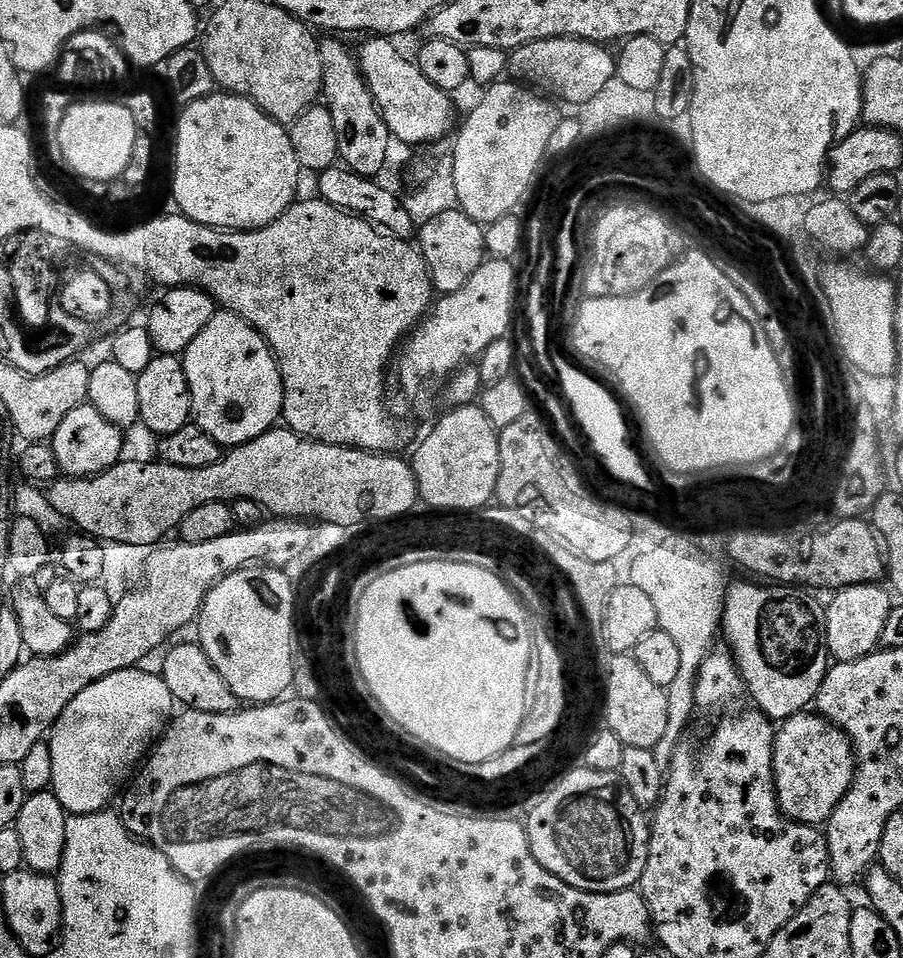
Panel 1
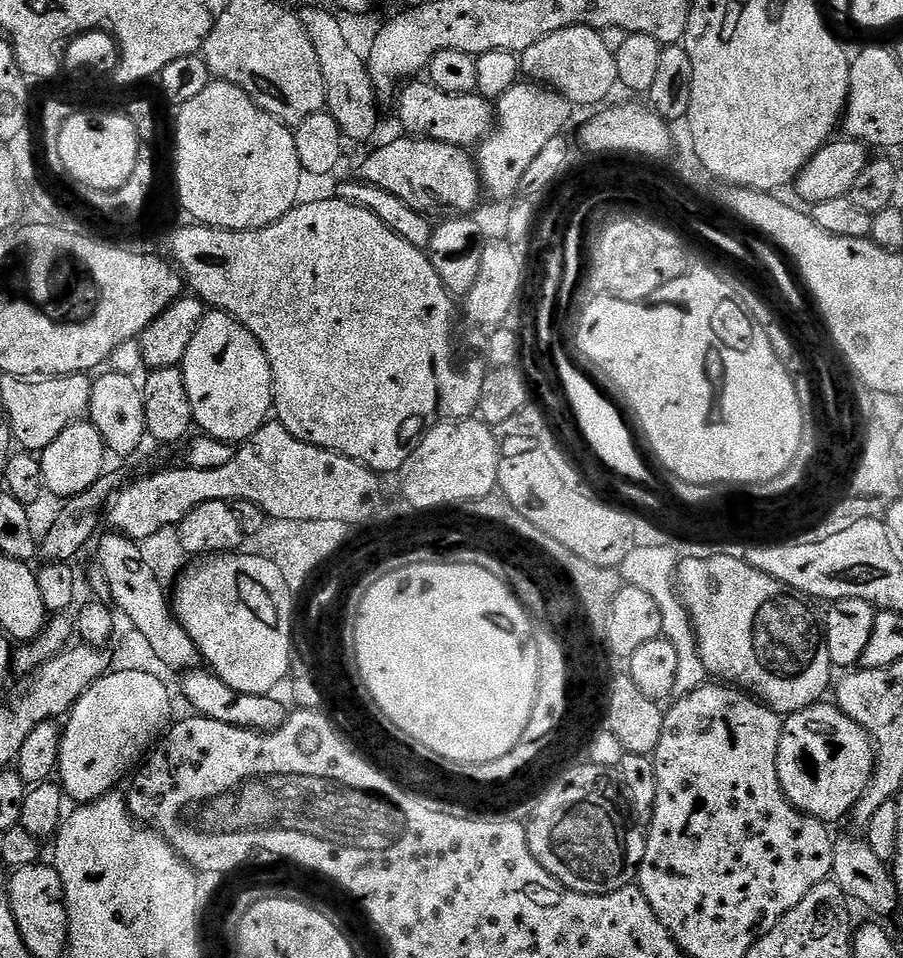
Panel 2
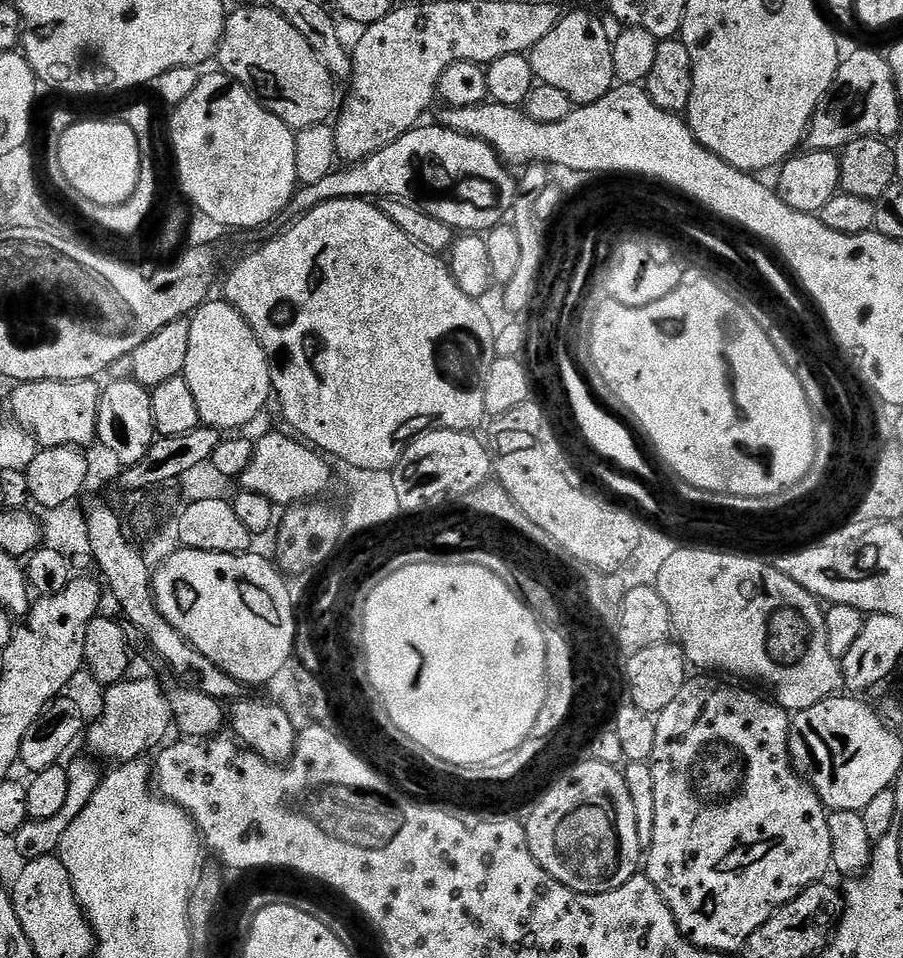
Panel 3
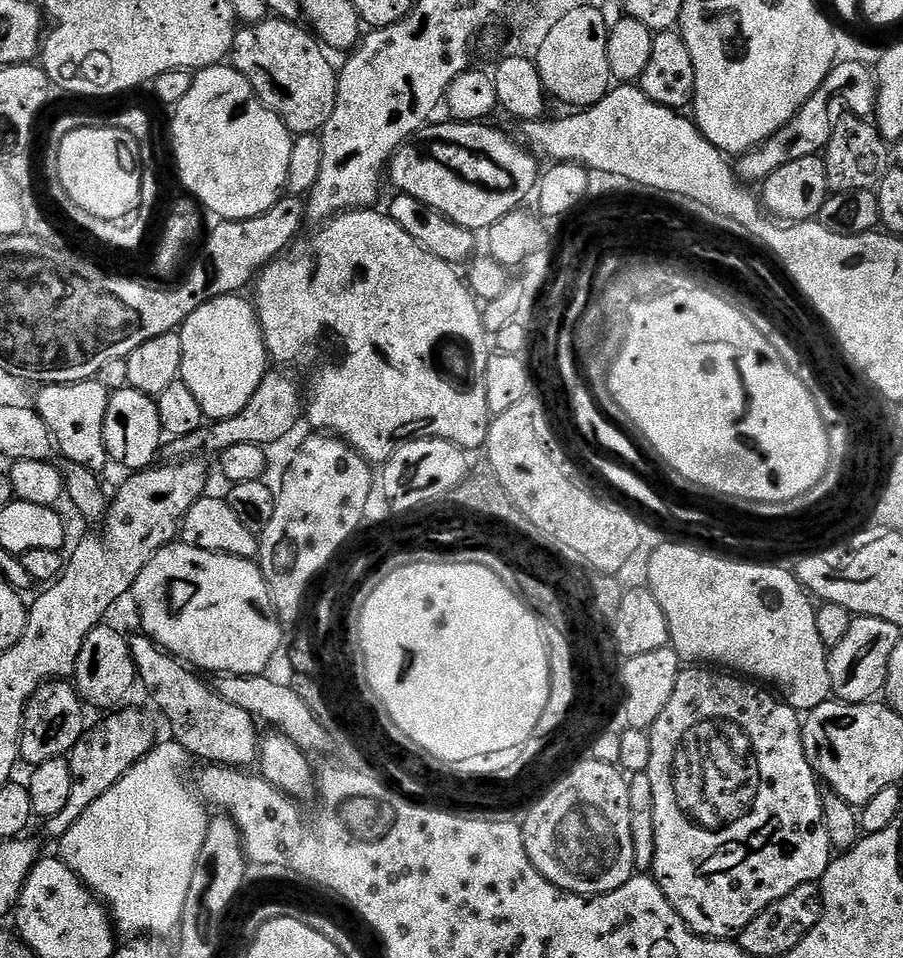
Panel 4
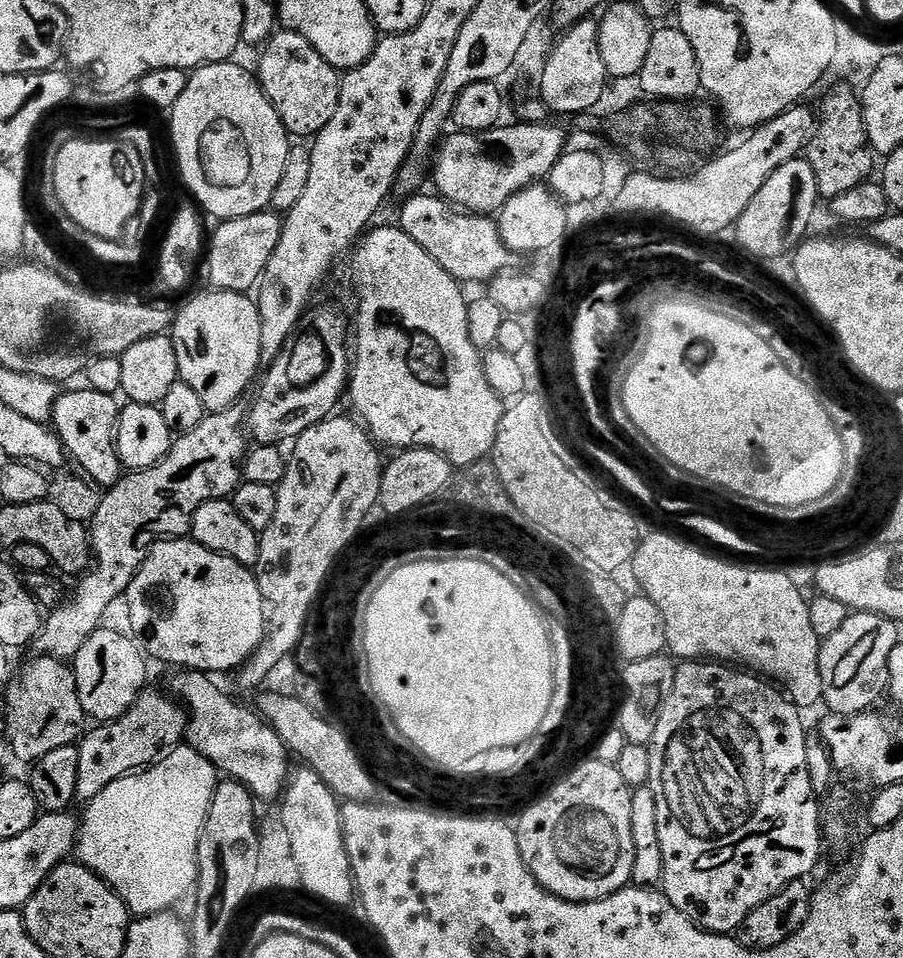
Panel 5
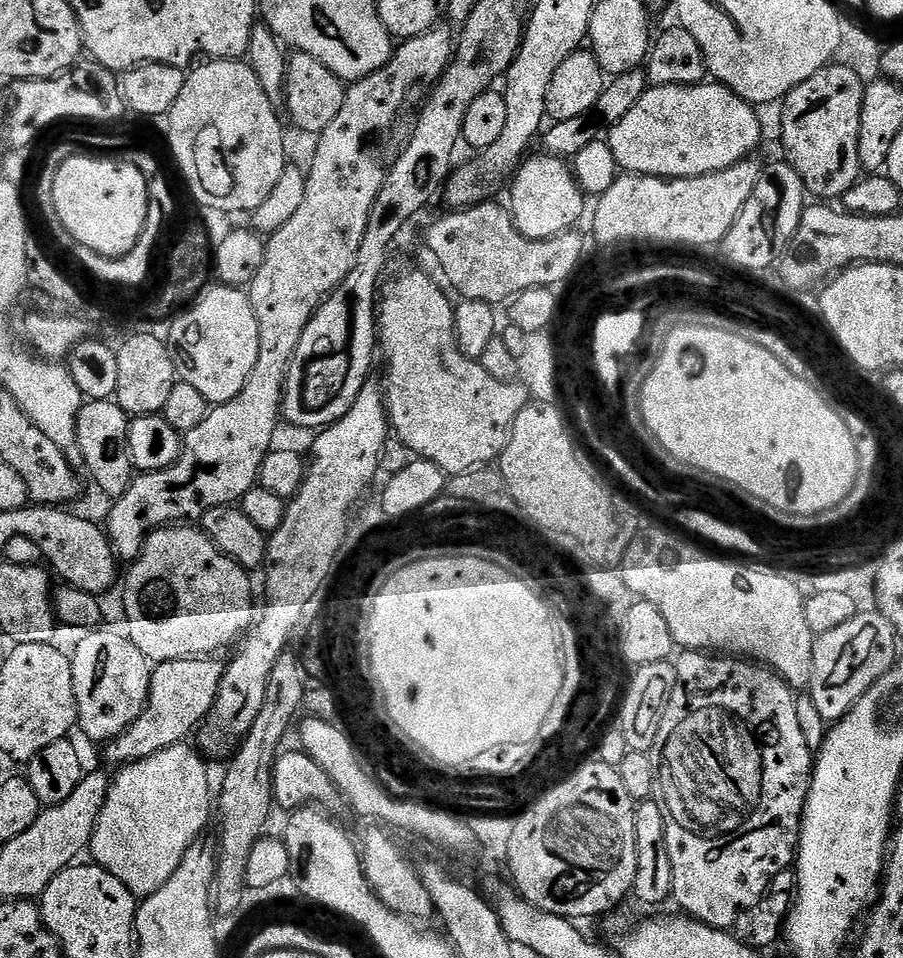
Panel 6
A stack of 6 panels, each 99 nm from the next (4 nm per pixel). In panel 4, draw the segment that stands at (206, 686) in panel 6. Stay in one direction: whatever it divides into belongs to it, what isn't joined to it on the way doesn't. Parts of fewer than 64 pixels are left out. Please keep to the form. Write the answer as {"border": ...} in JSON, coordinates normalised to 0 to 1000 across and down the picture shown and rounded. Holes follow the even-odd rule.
{"border":[[[136,739],[128,741],[134,743],[120,745],[125,747],[117,748],[112,756],[106,756],[103,760],[101,757],[74,790],[80,809],[78,833],[70,846],[64,846],[64,850],[52,853],[51,856],[53,868],[59,875],[71,873],[73,866],[78,866],[78,862],[82,862],[86,854],[91,854],[95,841],[100,841],[100,837],[109,837],[109,833],[113,833],[113,829],[117,829],[117,825],[122,825],[122,820],[126,820],[126,816],[141,808],[174,776],[173,756],[168,753],[167,745],[155,739]]]}

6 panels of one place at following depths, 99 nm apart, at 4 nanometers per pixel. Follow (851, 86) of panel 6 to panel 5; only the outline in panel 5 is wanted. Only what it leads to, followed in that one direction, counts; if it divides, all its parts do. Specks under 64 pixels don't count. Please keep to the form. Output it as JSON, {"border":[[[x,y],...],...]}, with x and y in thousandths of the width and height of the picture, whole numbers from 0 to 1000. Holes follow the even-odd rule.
{"border":[[[944,94],[921,96],[913,104],[908,117],[906,113],[906,133],[893,153],[893,166],[904,183],[906,198],[914,210],[946,198],[946,194],[958,191],[966,180],[968,160],[961,153],[961,142],[957,138],[957,122],[949,97]]]}

